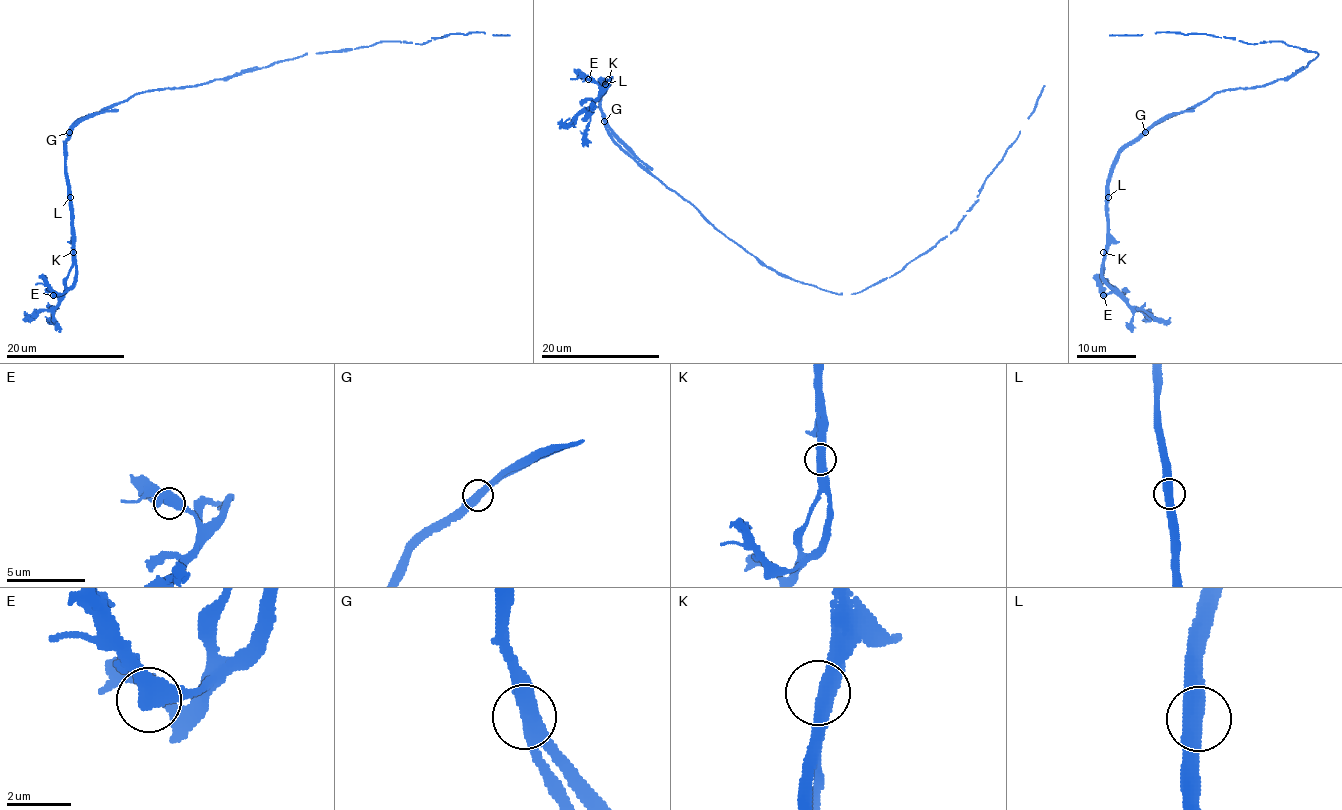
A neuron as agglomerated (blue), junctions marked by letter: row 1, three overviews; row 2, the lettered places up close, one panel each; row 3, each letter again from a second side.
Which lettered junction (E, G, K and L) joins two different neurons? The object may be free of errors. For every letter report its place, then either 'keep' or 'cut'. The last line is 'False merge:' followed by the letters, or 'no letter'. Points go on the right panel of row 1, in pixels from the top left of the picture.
E: place (1103, 295); keep
G: place (1145, 132); cut
K: place (1103, 252); keep
L: place (1108, 197); keep
False merge: G

